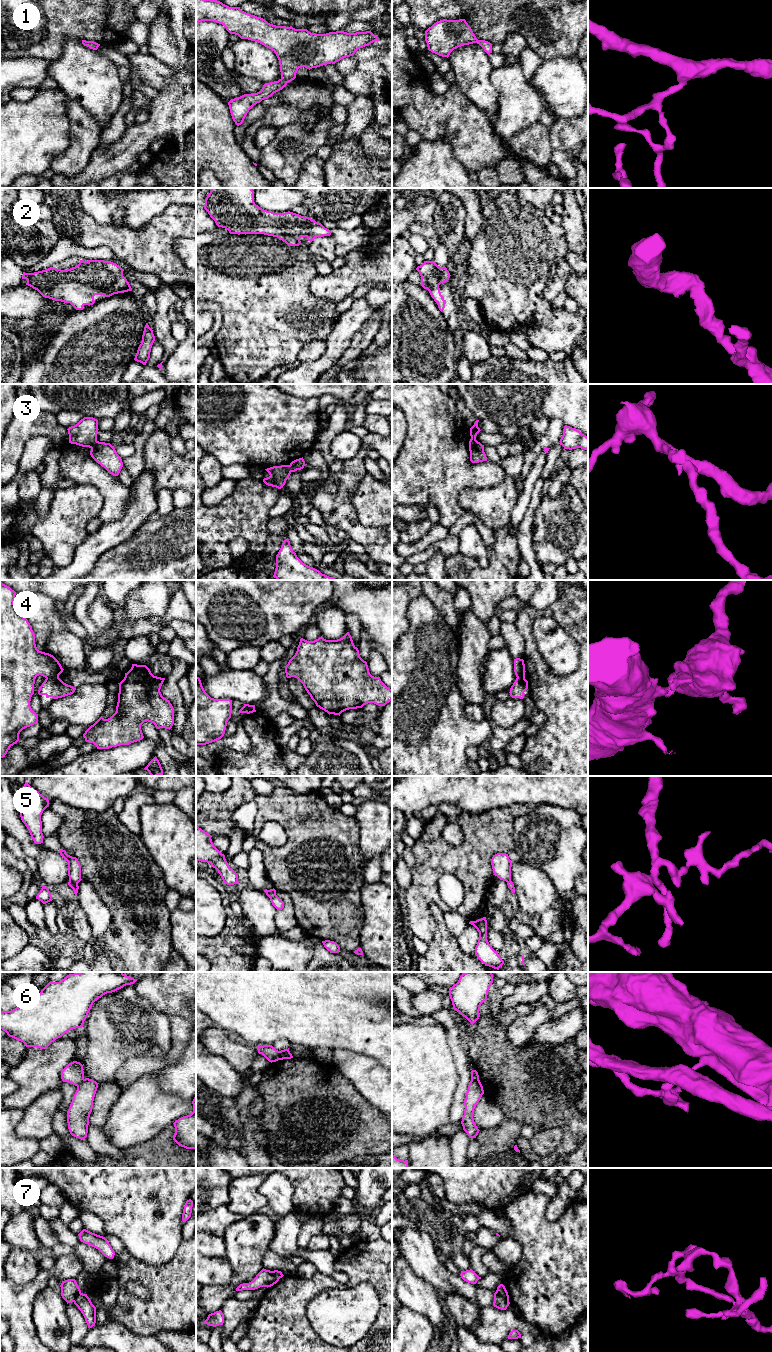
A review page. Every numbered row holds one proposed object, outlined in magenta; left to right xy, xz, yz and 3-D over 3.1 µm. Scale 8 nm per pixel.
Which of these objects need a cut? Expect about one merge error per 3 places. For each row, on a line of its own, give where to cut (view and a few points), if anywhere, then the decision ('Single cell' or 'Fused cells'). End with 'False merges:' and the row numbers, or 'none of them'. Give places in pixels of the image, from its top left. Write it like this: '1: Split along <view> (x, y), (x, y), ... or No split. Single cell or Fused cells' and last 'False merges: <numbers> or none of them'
1: No split. Single cell
2: No split. Single cell
3: Split along xy (96, 440), (90, 447). Fused cells
4: Split along xy (58, 676), (46, 678). Fused cells
5: Split along xz (265, 891), (270, 896), (276, 895). Fused cells
6: Split along xz (278, 1051), (279, 1059). Fused cells
7: Split along yz (495, 1292), (508, 1300). Fused cells
False merges: 3, 4, 5, 6, 7

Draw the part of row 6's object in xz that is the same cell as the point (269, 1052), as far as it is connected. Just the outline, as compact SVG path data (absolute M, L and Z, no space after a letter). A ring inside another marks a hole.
M272 1045L257 1046L257 1050L271 1063L279 1060L279 1051Z

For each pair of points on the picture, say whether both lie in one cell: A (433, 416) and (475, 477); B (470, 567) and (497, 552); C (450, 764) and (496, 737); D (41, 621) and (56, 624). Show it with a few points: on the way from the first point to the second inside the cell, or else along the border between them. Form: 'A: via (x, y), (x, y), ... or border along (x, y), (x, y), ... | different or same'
A: via (436, 431), (437, 439), (460, 462) | same
B: via (478, 569), (487, 569), (496, 560) | same
C: border along (493, 725), (491, 735), (488, 738) | different
D: via (45, 621), (52, 622) | same

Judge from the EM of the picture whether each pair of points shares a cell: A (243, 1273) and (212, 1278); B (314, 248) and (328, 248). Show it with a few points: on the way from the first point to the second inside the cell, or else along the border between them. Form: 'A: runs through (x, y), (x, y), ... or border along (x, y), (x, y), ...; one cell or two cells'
A: border along (225, 1256), (232, 1279), (211, 1286); two cells
B: runs through (317, 248), (325, 248); one cell

